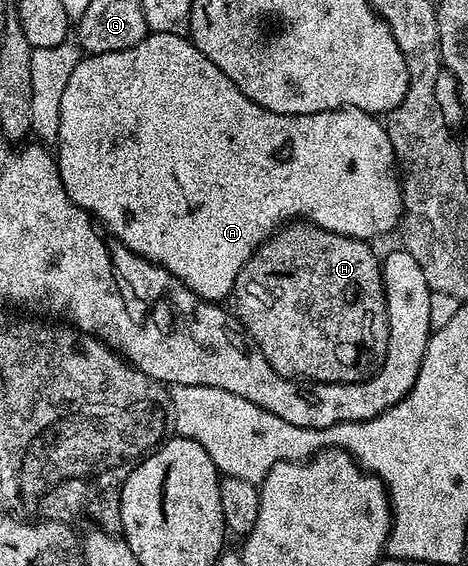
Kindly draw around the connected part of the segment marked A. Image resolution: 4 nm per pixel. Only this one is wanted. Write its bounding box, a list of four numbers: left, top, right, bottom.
[58,33,404,304]

